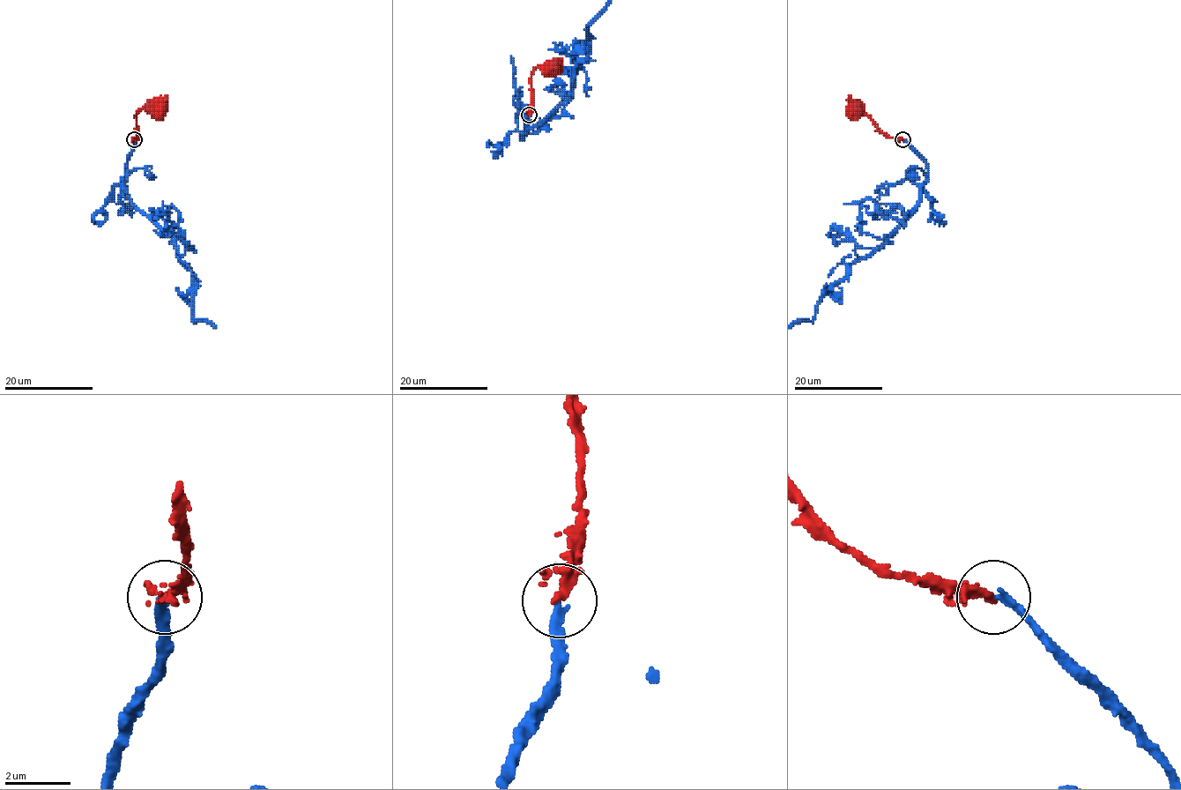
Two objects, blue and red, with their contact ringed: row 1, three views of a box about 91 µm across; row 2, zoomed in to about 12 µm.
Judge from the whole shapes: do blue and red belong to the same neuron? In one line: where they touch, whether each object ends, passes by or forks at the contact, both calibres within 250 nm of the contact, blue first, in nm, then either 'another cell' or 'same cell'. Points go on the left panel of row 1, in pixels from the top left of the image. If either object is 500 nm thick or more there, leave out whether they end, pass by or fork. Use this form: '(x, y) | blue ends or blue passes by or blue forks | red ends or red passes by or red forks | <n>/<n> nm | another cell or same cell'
(134, 139) | blue ends | red passes by | 240/190 nm | another cell

